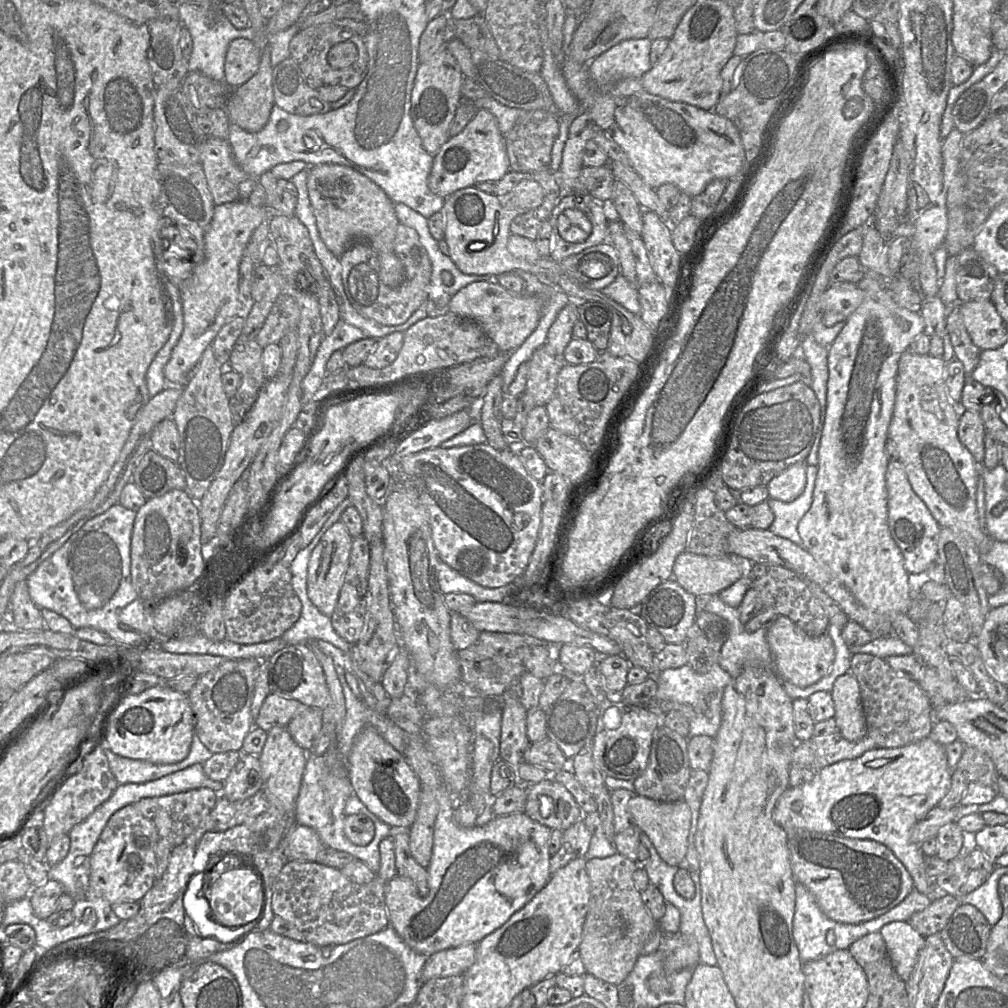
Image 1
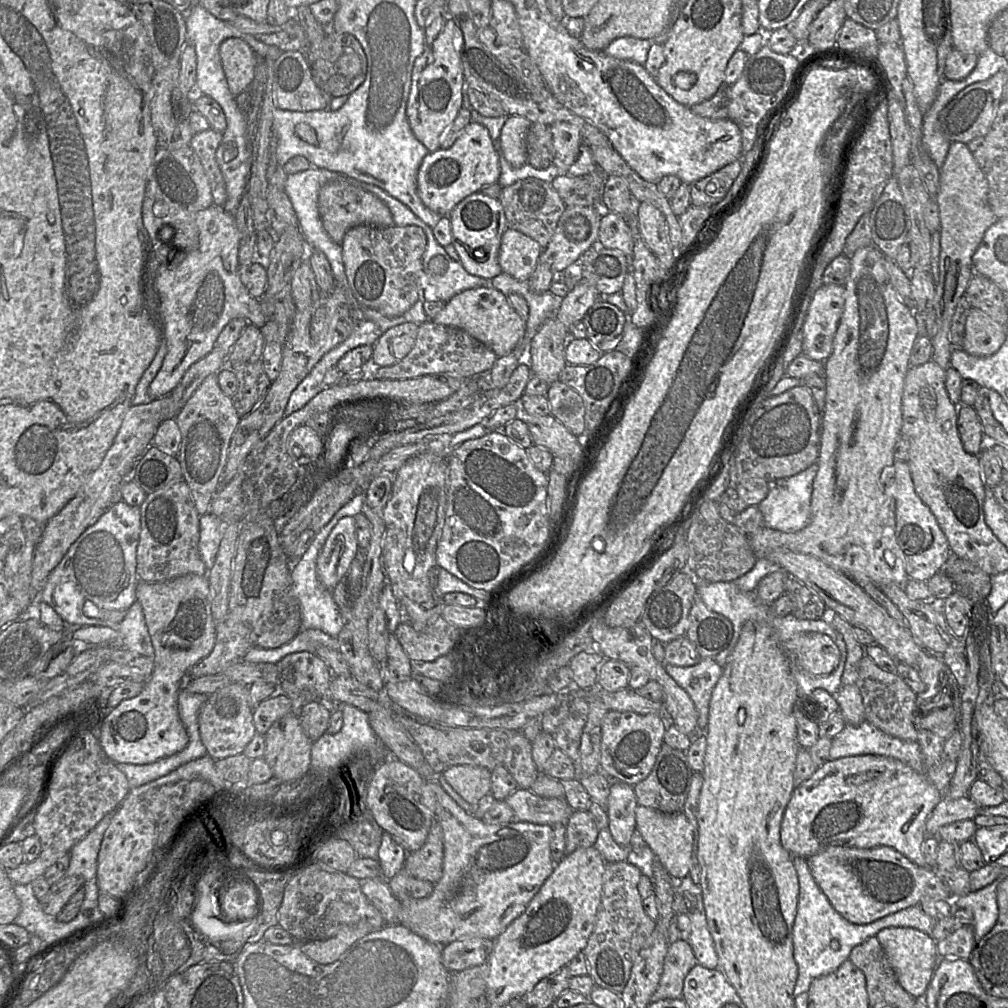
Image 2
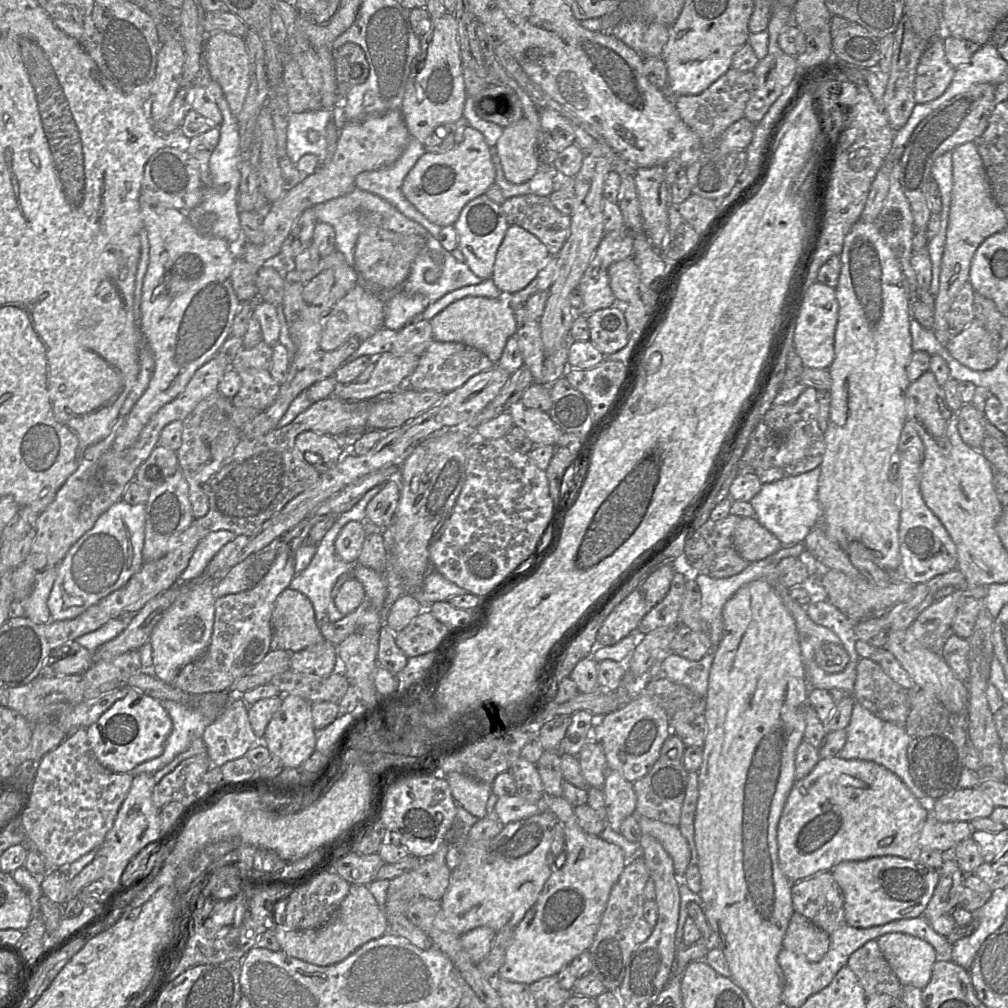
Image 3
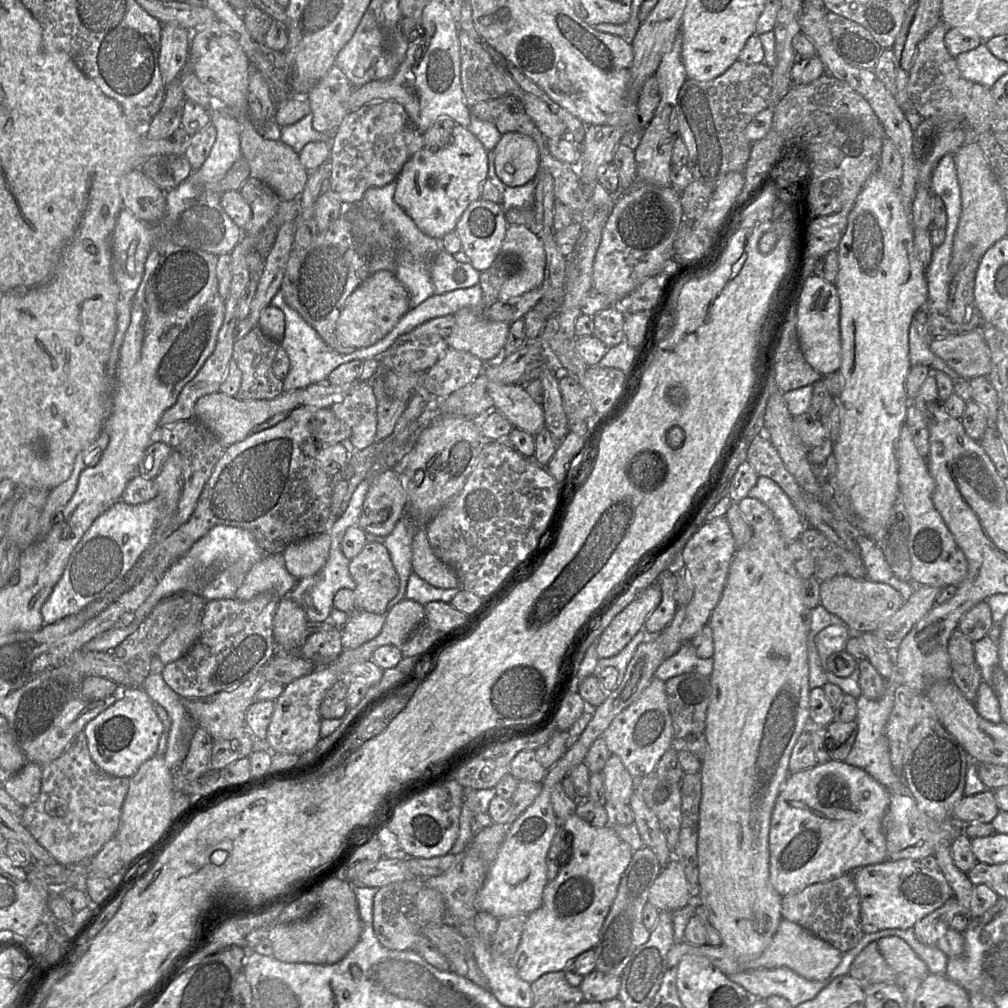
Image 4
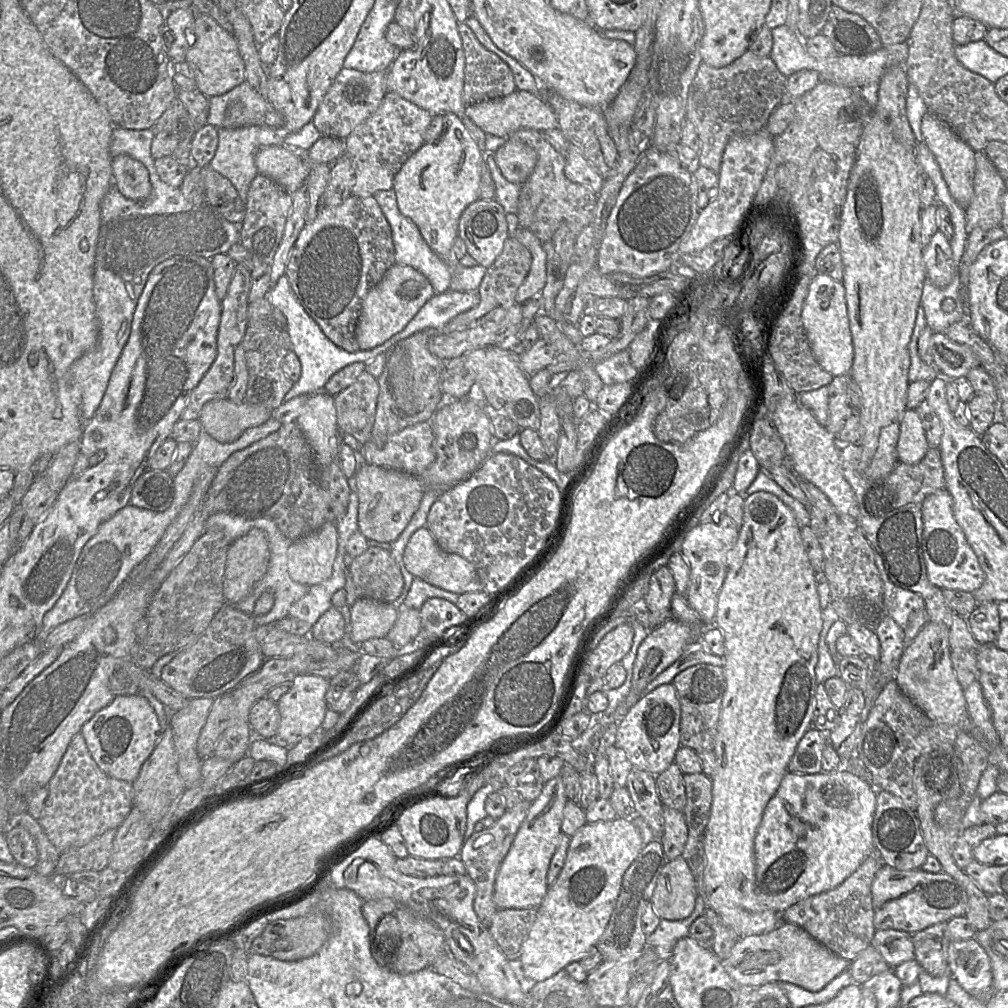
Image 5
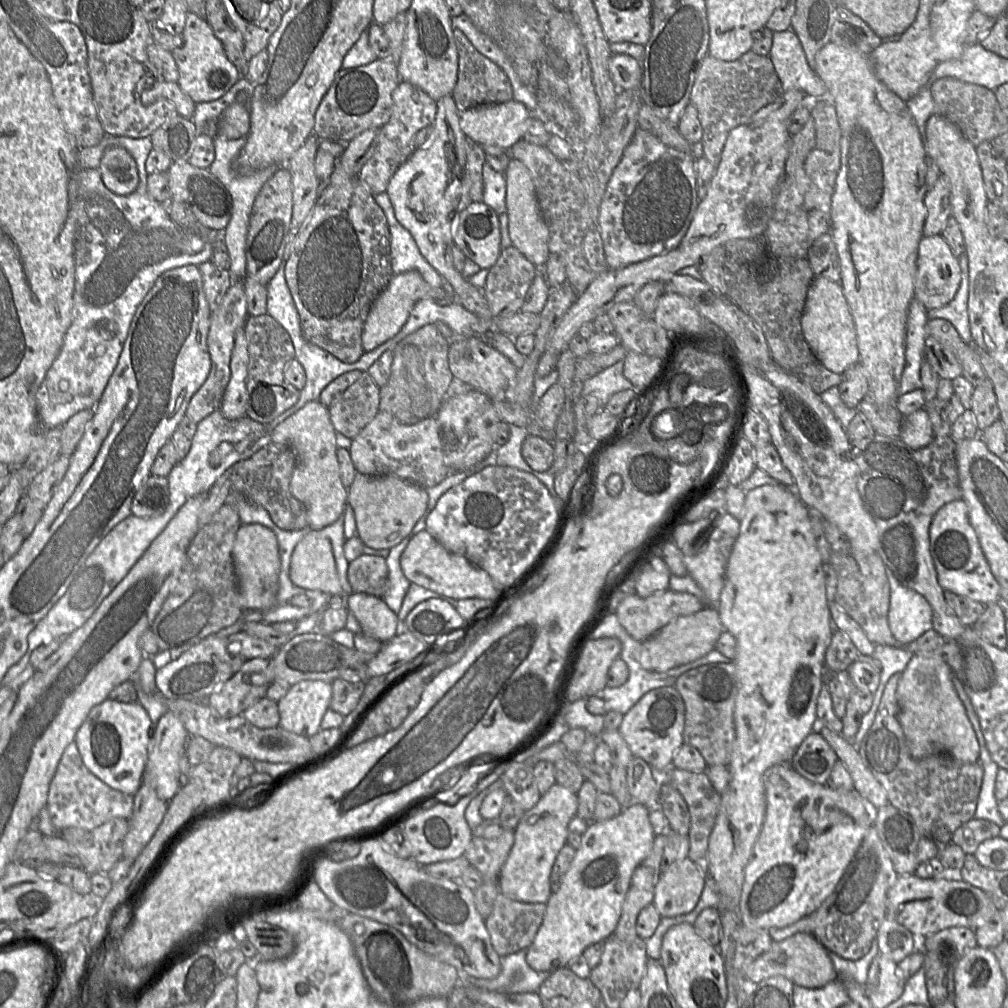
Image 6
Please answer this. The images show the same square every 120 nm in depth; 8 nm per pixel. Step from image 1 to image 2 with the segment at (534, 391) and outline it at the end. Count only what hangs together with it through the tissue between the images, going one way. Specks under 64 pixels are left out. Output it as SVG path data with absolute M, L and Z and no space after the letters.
M556 316L547 319L533 337L528 355L524 360L529 363L531 373L551 384L558 380L560 373L567 365L564 357L566 343L570 338L570 329L563 325Z

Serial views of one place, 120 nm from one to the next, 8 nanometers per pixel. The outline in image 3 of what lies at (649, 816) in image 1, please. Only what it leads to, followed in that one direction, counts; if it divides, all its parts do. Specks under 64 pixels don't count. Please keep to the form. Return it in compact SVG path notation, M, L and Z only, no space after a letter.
M637 815L637 821L642 834L649 834L661 843L672 858L675 873L678 877L682 877L689 865L691 851L679 826L640 815Z

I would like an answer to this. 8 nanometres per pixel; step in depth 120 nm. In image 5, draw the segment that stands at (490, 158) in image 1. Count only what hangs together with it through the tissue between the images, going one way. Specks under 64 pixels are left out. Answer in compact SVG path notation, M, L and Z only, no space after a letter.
M453 113L444 115L446 129L435 143L424 143L396 174L393 190L400 212L413 221L428 246L450 268L459 264L452 251L463 211L479 199L483 151L462 120Z

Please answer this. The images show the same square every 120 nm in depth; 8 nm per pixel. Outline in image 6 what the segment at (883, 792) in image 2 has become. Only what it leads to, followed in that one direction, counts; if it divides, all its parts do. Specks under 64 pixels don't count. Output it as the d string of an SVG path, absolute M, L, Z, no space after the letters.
M789 763L775 764L763 775L766 796L764 822L744 870L739 905L740 922L751 929L788 926L814 912L833 892L853 859L877 809L855 789L844 790L814 783L792 768Z

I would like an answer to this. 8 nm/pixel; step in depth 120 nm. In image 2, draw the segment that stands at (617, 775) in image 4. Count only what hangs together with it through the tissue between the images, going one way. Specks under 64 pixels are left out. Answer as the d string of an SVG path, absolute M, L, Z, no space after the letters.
M625 782L610 785L607 803L608 828L615 842L621 846L630 846L631 836L636 829L637 805L633 786Z

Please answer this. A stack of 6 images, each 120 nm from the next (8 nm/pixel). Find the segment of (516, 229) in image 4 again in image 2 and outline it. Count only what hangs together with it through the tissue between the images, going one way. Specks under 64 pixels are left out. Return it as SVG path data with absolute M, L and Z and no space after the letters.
M508 228L502 236L498 261L502 273L526 281L533 274L543 248L529 236Z

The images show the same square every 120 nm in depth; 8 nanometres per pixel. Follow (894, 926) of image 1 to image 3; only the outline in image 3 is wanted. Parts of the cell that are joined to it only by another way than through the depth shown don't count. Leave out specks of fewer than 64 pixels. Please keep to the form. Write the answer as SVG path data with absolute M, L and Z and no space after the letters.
M888 933L877 939L878 946L902 986L923 990L931 979L937 960L927 942L903 933Z

